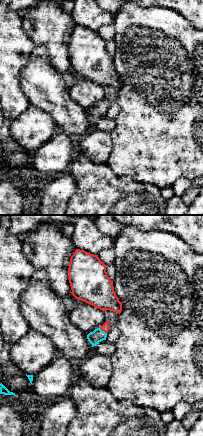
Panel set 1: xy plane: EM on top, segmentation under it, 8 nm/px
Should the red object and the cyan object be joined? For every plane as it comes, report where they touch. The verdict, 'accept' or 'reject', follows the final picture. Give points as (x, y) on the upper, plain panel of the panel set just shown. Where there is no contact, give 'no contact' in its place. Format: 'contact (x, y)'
contact (103, 106)

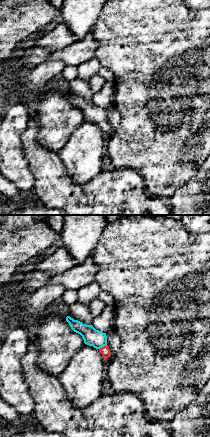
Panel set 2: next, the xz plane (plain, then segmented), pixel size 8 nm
contact (102, 123)

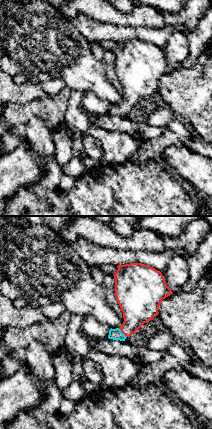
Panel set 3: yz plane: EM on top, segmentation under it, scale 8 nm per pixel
contact (122, 108)

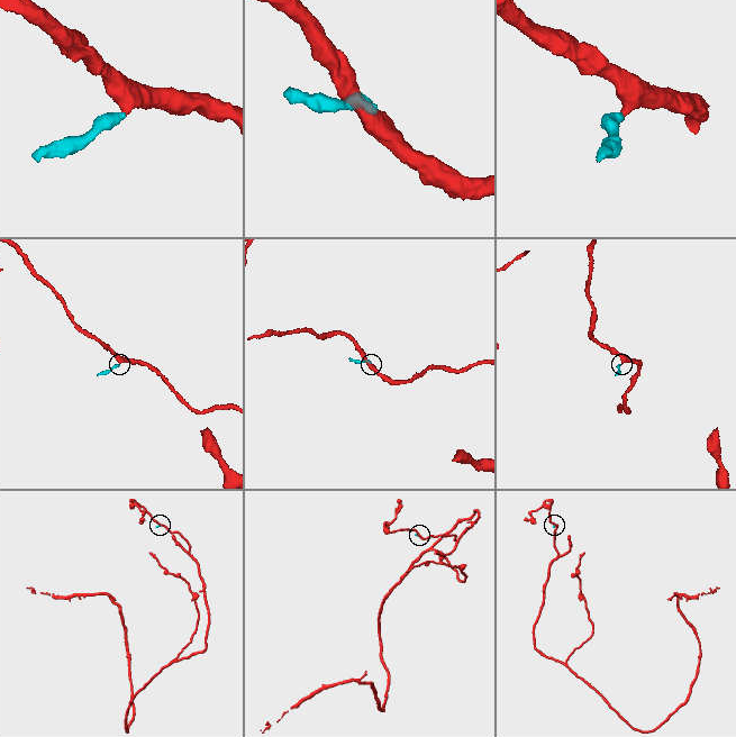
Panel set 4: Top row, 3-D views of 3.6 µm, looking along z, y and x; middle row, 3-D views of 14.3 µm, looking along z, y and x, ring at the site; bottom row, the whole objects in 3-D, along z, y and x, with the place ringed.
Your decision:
accept

